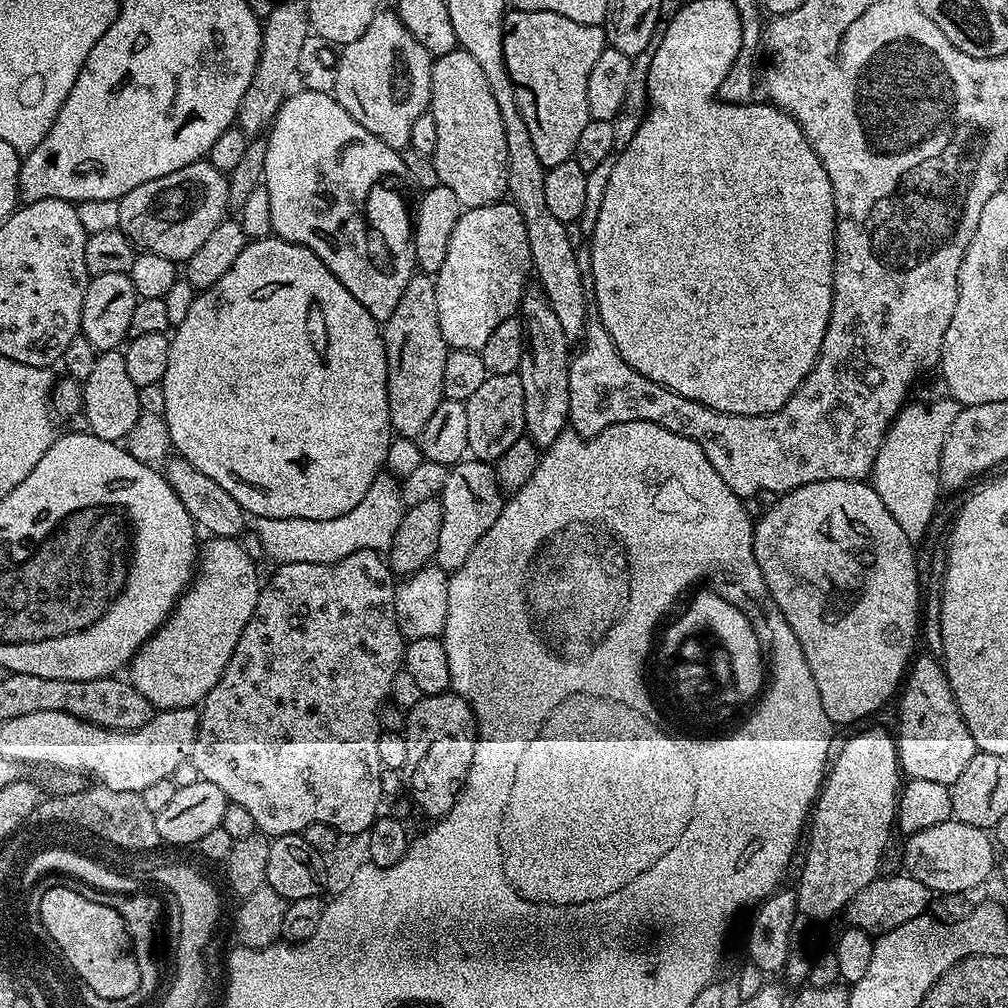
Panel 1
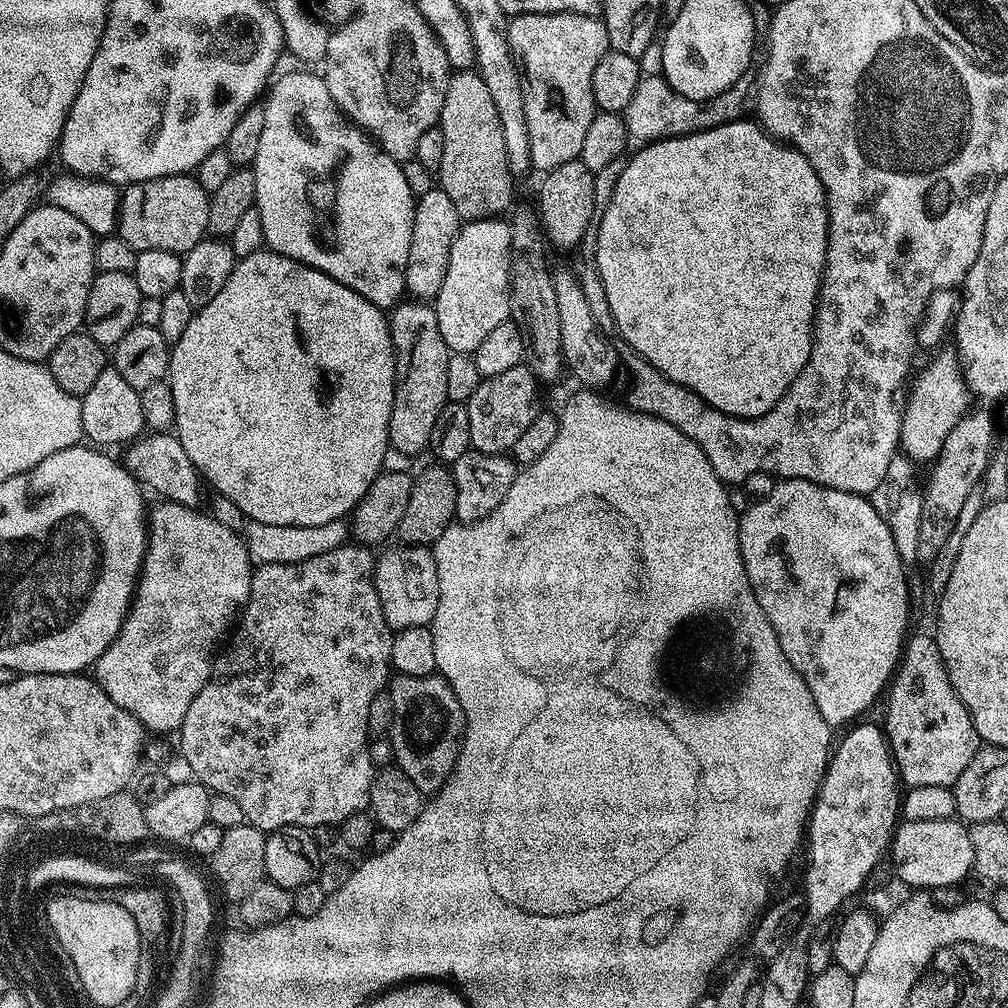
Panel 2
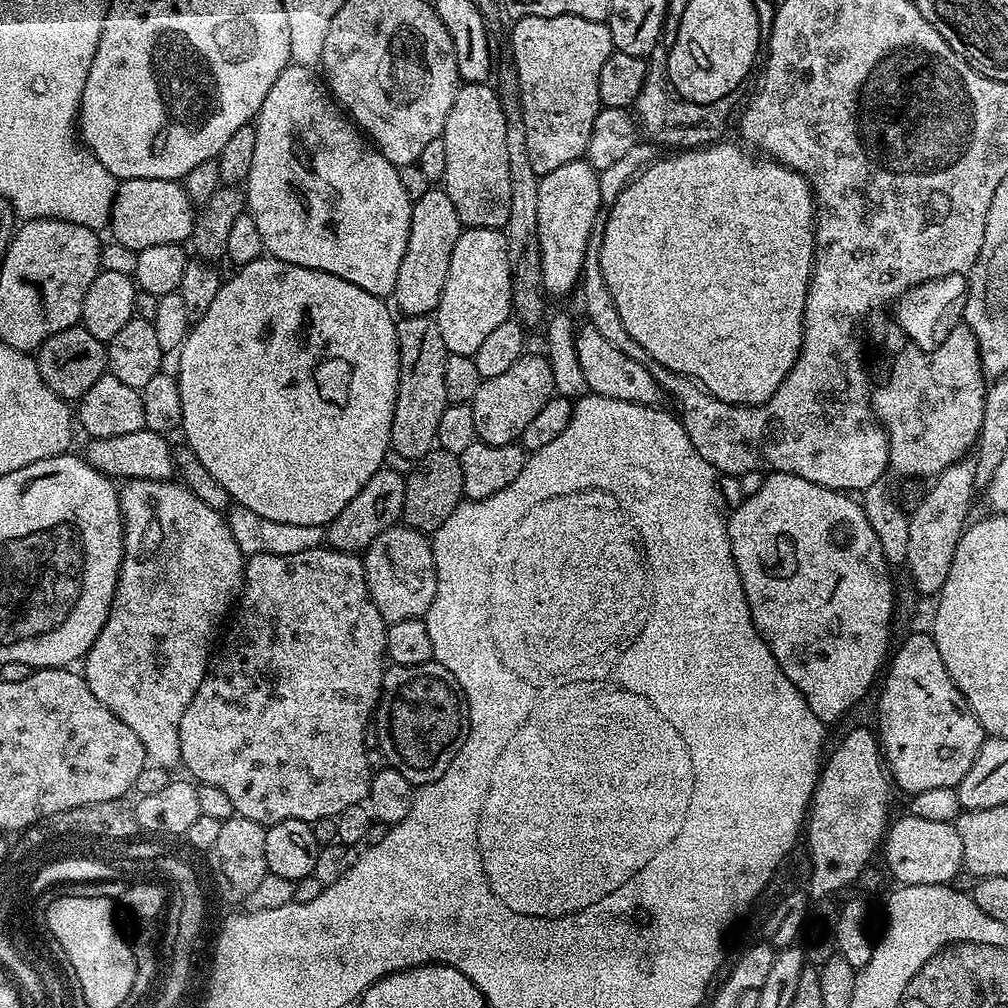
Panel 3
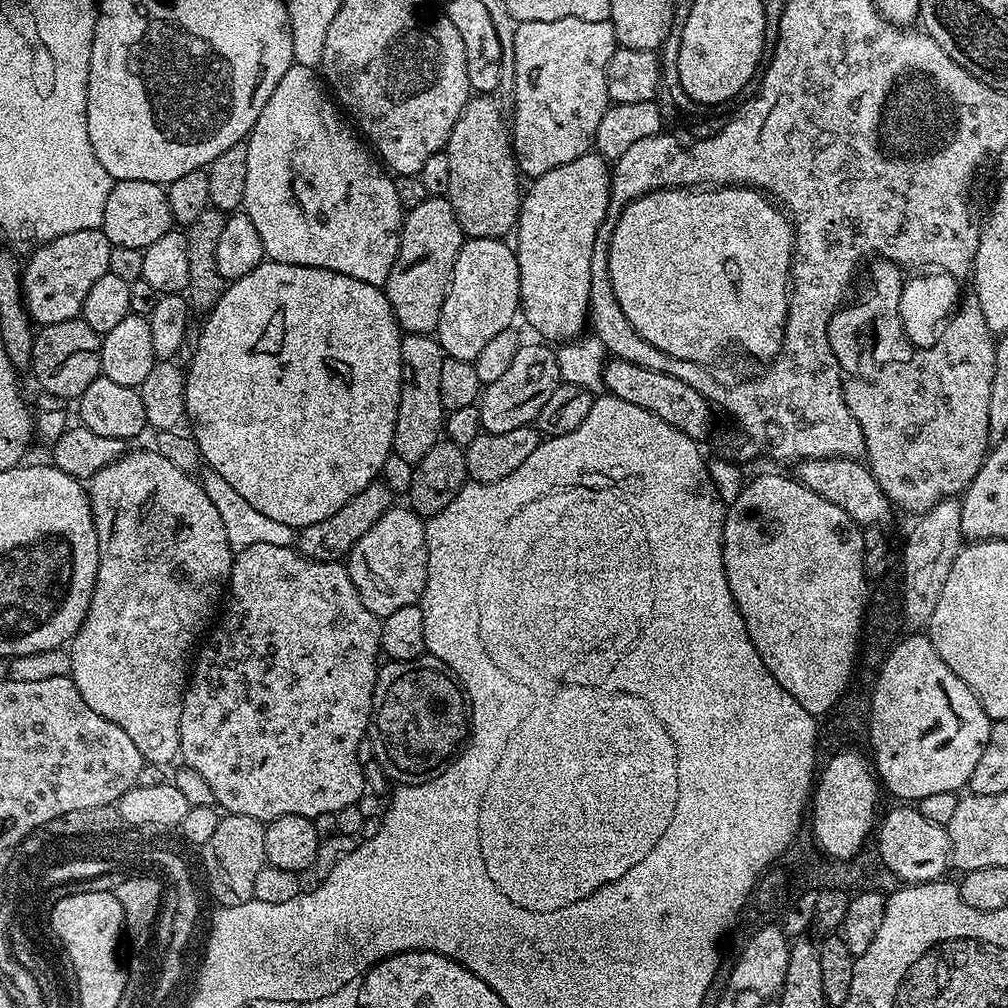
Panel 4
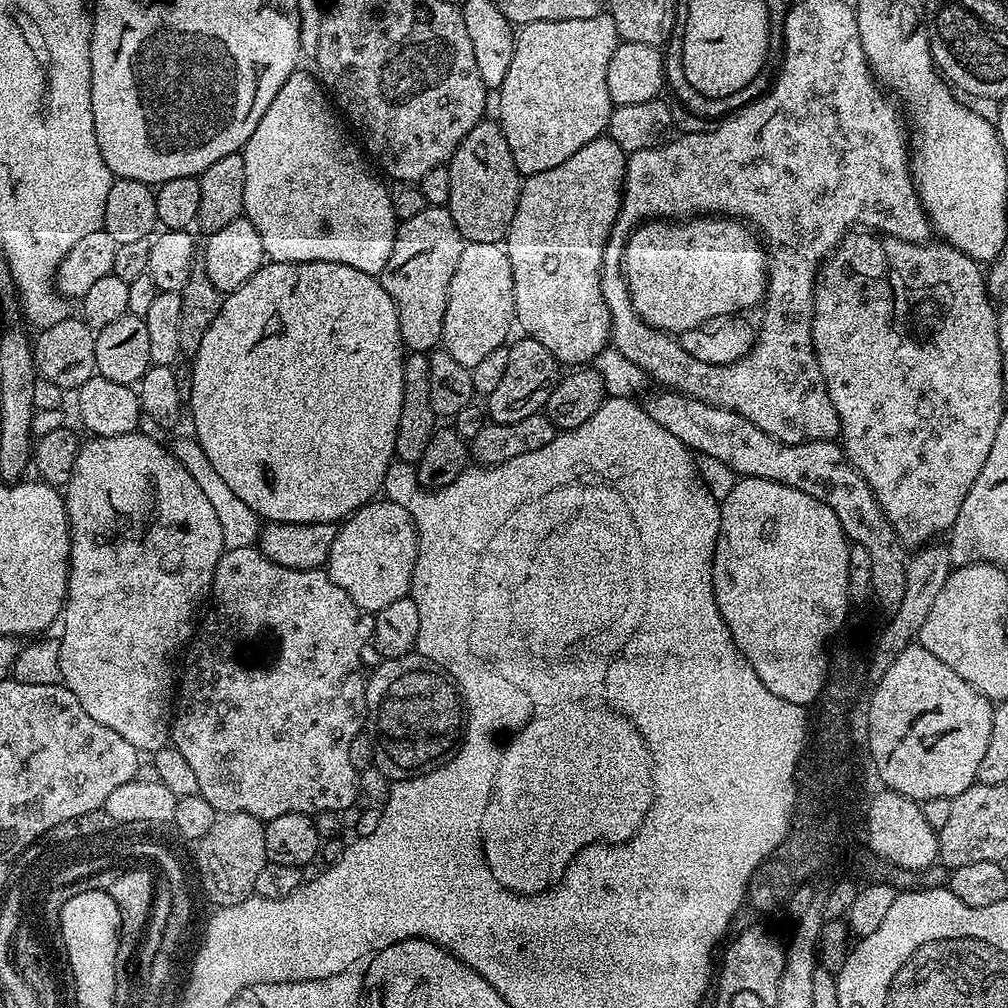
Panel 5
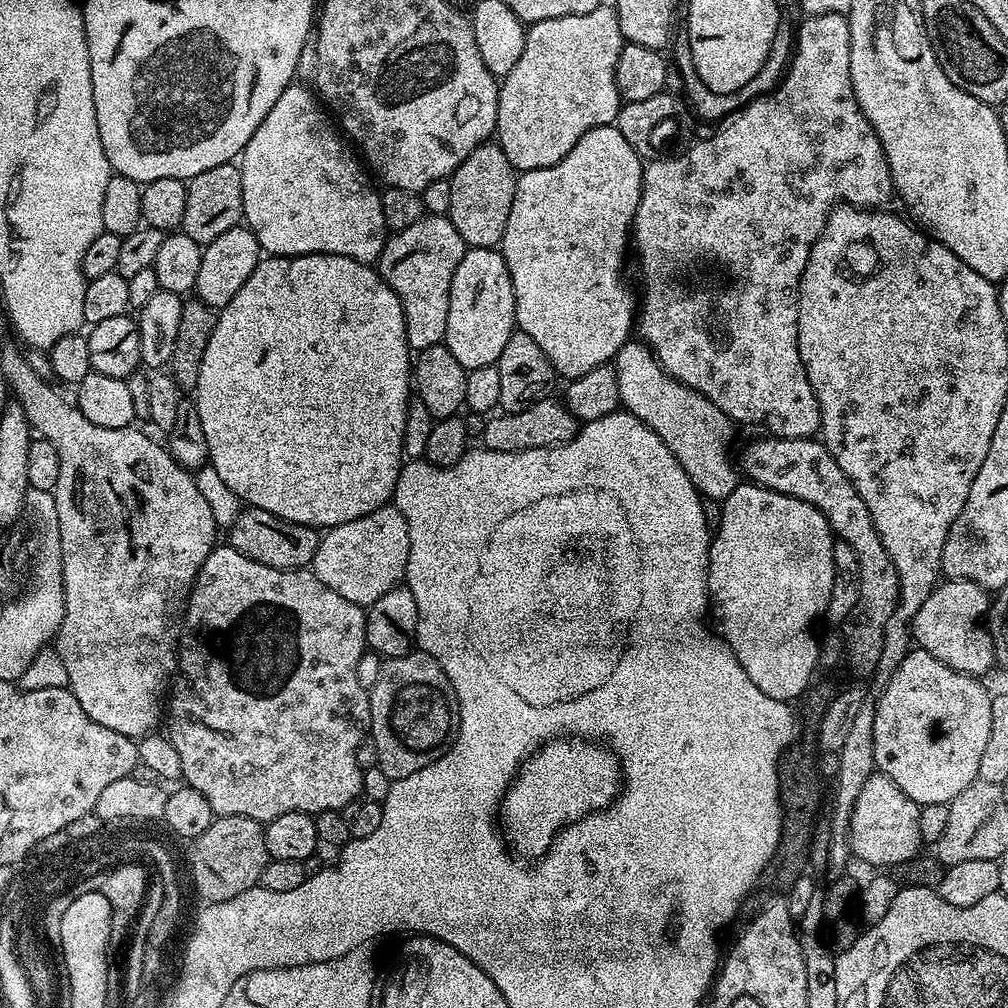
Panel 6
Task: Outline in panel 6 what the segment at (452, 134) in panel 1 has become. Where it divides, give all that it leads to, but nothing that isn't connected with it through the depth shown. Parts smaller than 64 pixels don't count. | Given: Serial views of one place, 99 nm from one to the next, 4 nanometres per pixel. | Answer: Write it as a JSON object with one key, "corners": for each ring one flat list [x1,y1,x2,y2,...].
{"corners":[[485,142,477,146,450,177,450,210,448,219,454,230,462,234,468,248,496,248,504,236,506,222,510,218,510,206,514,206,516,169,510,166,510,158,502,154,500,145]]}

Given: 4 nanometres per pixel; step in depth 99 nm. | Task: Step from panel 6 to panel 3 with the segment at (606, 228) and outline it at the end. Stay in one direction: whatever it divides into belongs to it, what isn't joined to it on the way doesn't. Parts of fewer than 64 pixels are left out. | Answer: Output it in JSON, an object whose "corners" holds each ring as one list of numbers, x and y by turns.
{"corners":[[587,159,566,162,566,166,558,166,558,170,550,170,550,174,540,177,538,186,538,246,540,247,540,282,549,297,564,296,571,288,577,287,582,274,582,262,586,258,586,241,590,238,590,230,594,230,594,218,602,211,598,194,598,178,600,173,588,165]]}

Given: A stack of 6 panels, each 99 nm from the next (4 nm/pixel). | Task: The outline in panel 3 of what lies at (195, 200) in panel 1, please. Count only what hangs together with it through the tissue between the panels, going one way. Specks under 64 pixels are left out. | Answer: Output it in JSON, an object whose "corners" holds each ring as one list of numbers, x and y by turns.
{"corners":[[130,178,116,185,110,232,116,235,115,243,130,246,136,253,146,250,146,246,183,245,191,237,196,213,183,183,162,178]]}

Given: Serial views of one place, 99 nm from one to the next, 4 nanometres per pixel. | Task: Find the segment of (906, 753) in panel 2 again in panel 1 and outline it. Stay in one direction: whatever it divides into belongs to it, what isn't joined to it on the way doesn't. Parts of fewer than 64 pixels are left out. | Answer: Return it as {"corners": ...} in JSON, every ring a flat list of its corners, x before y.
{"corners":[[929,654,920,655,911,661,898,696,900,725,894,731,896,759,905,777,951,786,978,749,958,710,943,663]]}

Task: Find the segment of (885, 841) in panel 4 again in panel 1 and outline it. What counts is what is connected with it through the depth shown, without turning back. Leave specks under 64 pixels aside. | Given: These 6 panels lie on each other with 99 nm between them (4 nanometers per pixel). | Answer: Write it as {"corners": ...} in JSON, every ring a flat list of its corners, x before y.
{"corners":[[950,819,938,826,930,826,930,830,918,830,911,833,903,841,904,845,904,868,907,875,913,876,918,882,922,882,933,893,940,892,968,892,976,888,988,875,993,875,992,848,994,852,994,840,985,829,966,826,966,822,958,819]]}

